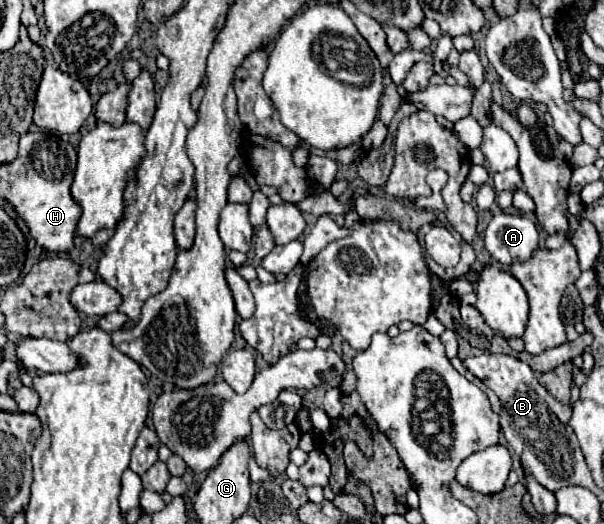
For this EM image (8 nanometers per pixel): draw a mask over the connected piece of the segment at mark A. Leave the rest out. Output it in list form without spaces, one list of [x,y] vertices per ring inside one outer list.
[[[496,213],[486,227],[486,249],[502,265],[522,263],[538,249],[536,223],[526,215]]]

